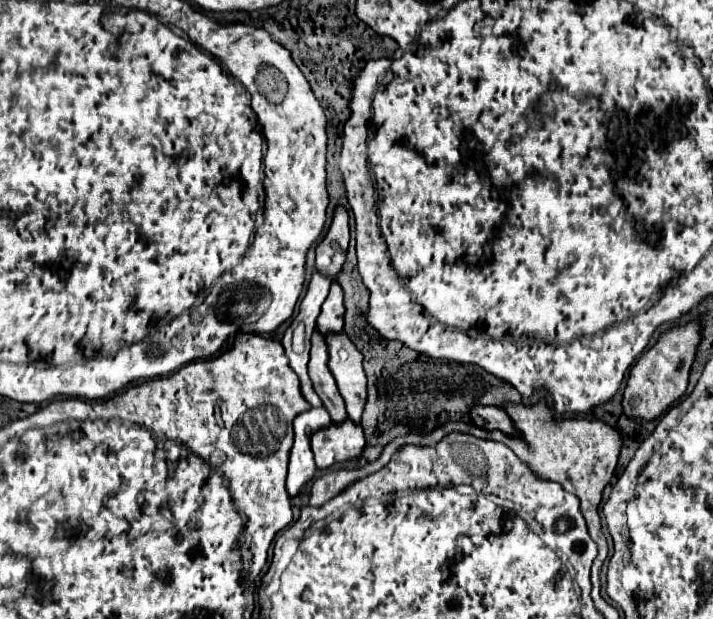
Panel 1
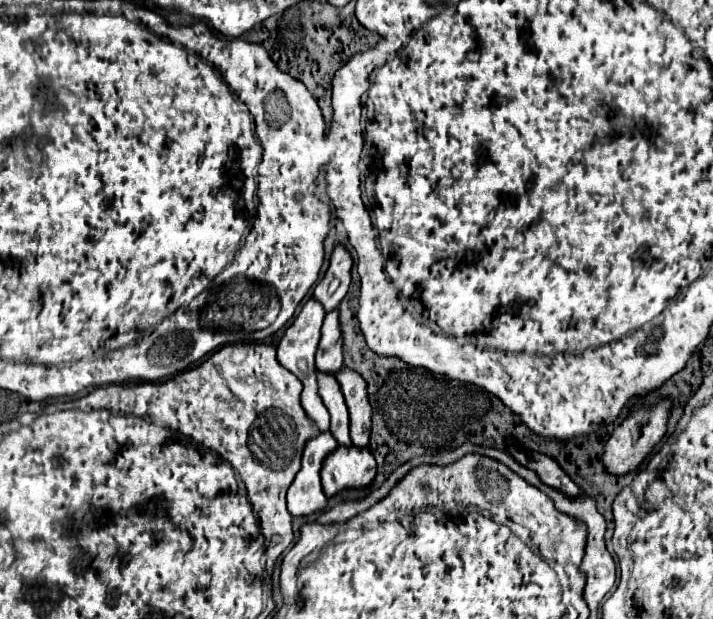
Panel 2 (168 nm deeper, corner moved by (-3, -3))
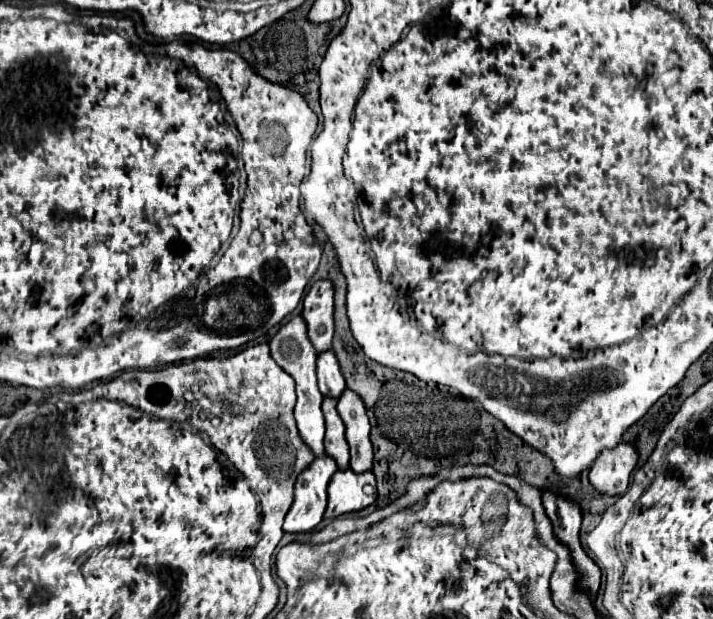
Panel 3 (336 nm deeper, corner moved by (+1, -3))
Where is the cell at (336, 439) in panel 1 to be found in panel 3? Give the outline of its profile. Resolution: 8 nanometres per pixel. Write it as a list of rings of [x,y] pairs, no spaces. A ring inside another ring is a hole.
[[[336,470],[328,484],[328,508],[324,518],[336,518],[348,512],[362,510],[376,500],[376,478],[372,470],[356,474],[348,470]]]

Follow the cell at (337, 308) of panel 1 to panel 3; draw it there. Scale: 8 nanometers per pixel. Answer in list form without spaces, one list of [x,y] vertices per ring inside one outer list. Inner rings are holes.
[[[332,350],[318,354],[318,388],[324,396],[334,396],[334,398],[338,398],[346,388],[344,376],[336,362],[336,354]]]

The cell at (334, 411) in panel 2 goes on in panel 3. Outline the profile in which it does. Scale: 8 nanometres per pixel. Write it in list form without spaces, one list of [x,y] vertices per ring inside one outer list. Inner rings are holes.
[[[324,398],[322,402],[322,412],[326,418],[326,438],[324,438],[324,448],[326,454],[330,454],[338,468],[348,468],[348,442],[344,438],[344,424],[342,418],[336,410],[336,398]]]

